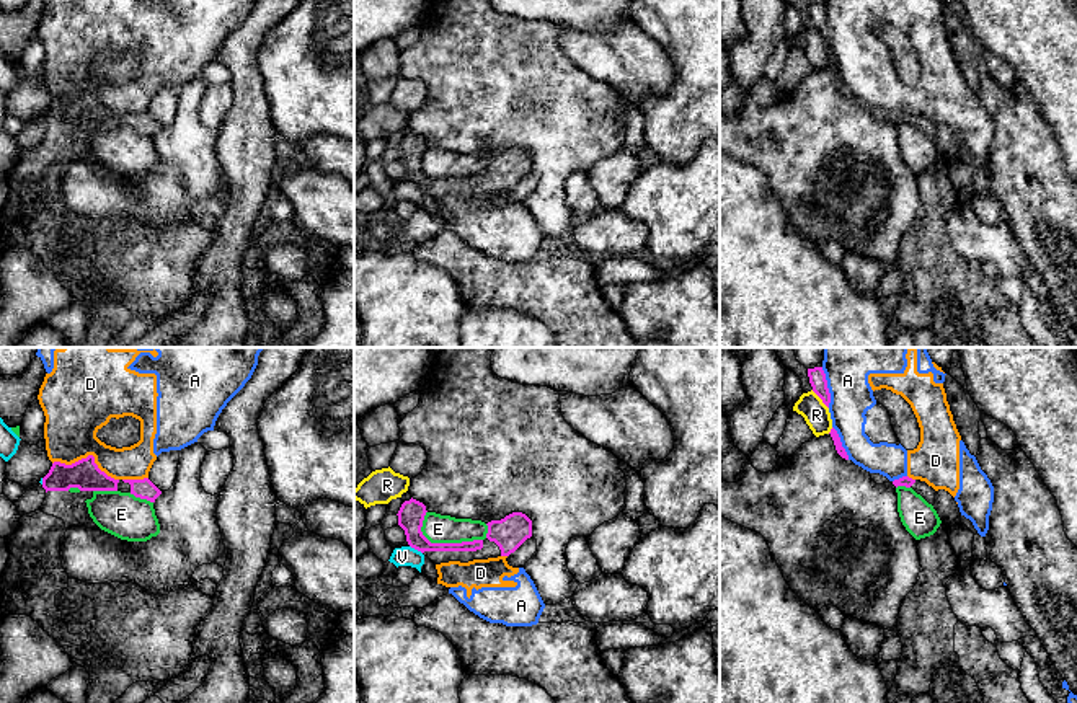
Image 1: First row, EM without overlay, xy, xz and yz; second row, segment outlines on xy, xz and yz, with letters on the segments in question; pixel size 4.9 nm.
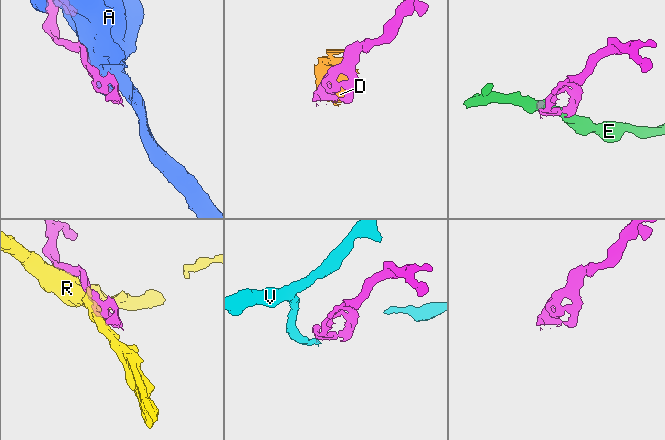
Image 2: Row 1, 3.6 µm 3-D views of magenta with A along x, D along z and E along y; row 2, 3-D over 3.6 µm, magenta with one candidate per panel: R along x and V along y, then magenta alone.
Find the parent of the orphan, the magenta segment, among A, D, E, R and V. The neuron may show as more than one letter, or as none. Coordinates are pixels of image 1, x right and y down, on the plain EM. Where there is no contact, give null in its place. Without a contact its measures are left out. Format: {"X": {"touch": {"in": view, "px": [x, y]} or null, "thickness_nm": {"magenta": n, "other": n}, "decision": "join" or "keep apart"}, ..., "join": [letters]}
{"A": {"touch": {"in": "yz", "px": [826, 22]}, "thickness_nm": {"magenta": 80, "other": 200}, "decision": "keep apart"}, "D": {"touch": {"in": "xy", "px": [88, 90]}, "thickness_nm": {"magenta": 150, "other": 320}, "decision": "keep apart"}, "E": {"touch": {"in": "xz", "px": [444, 178]}, "thickness_nm": {"magenta": 130, "other": 140}, "decision": "keep apart"}, "R": {"touch": {"in": "yz", "px": [821, 33]}, "thickness_nm": {"magenta": 80, "other": 130}, "decision": "keep apart"}, "V": {"touch": {"in": "xz", "px": [416, 183]}, "thickness_nm": {"magenta": 130, "other": 100}, "decision": "keep apart"}, "join": []}

